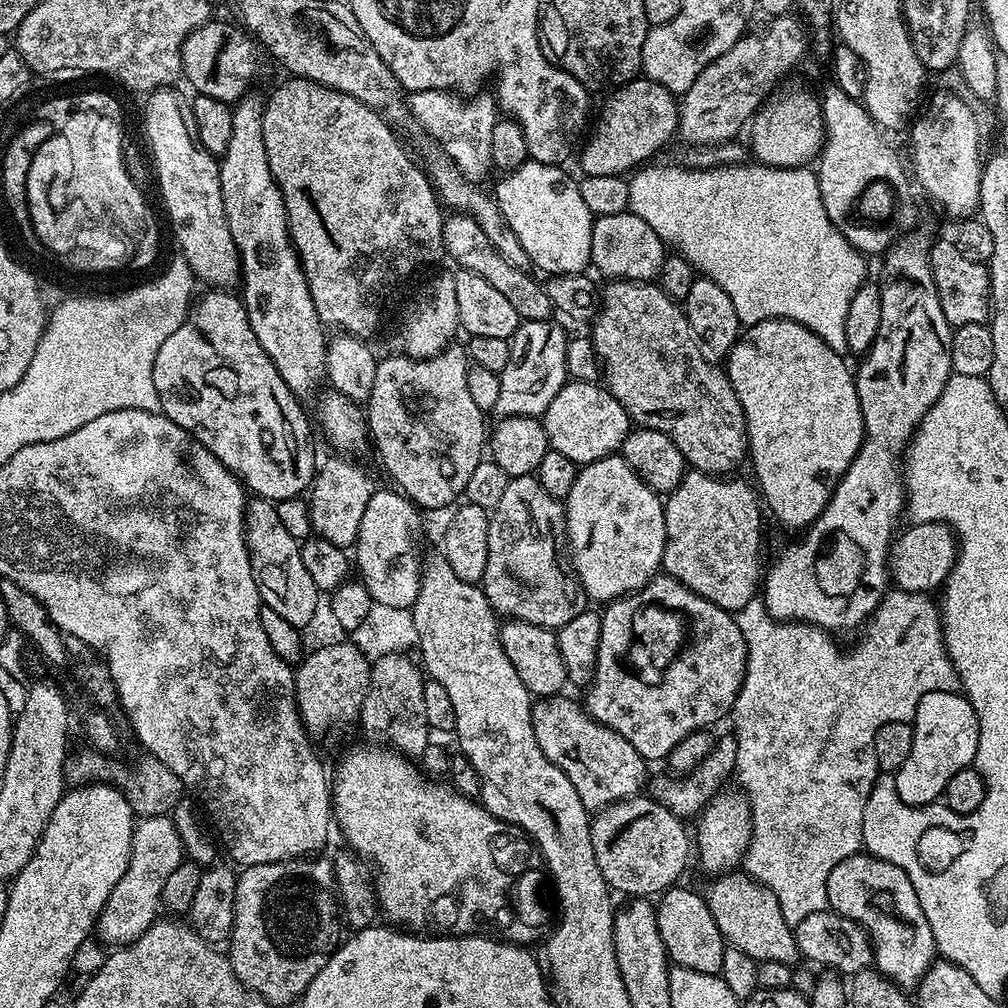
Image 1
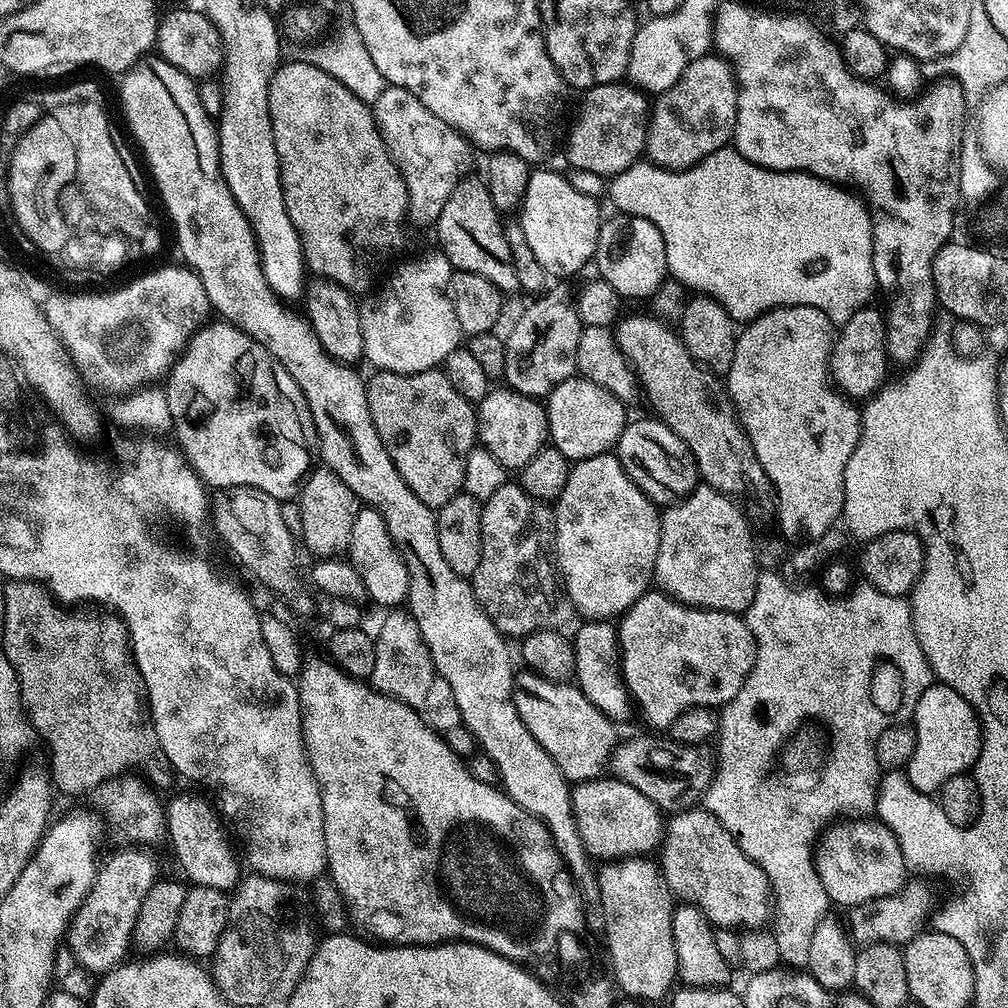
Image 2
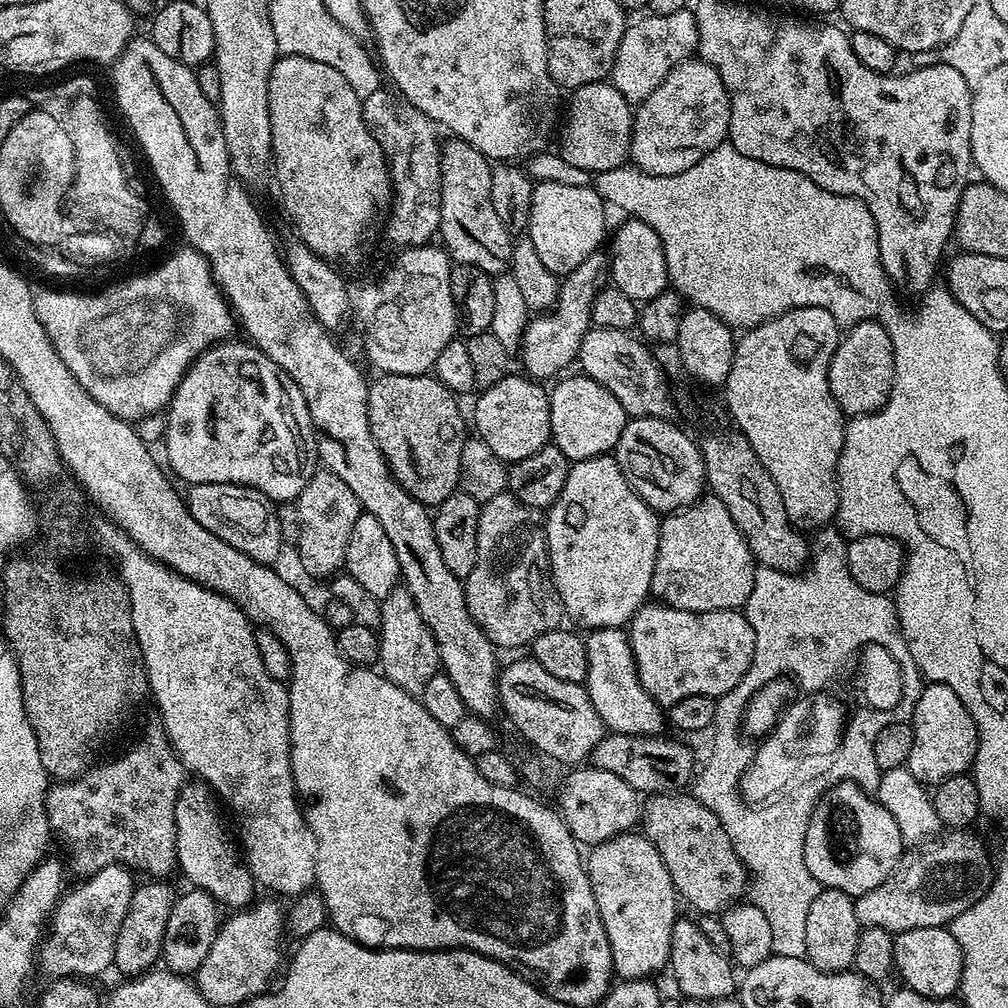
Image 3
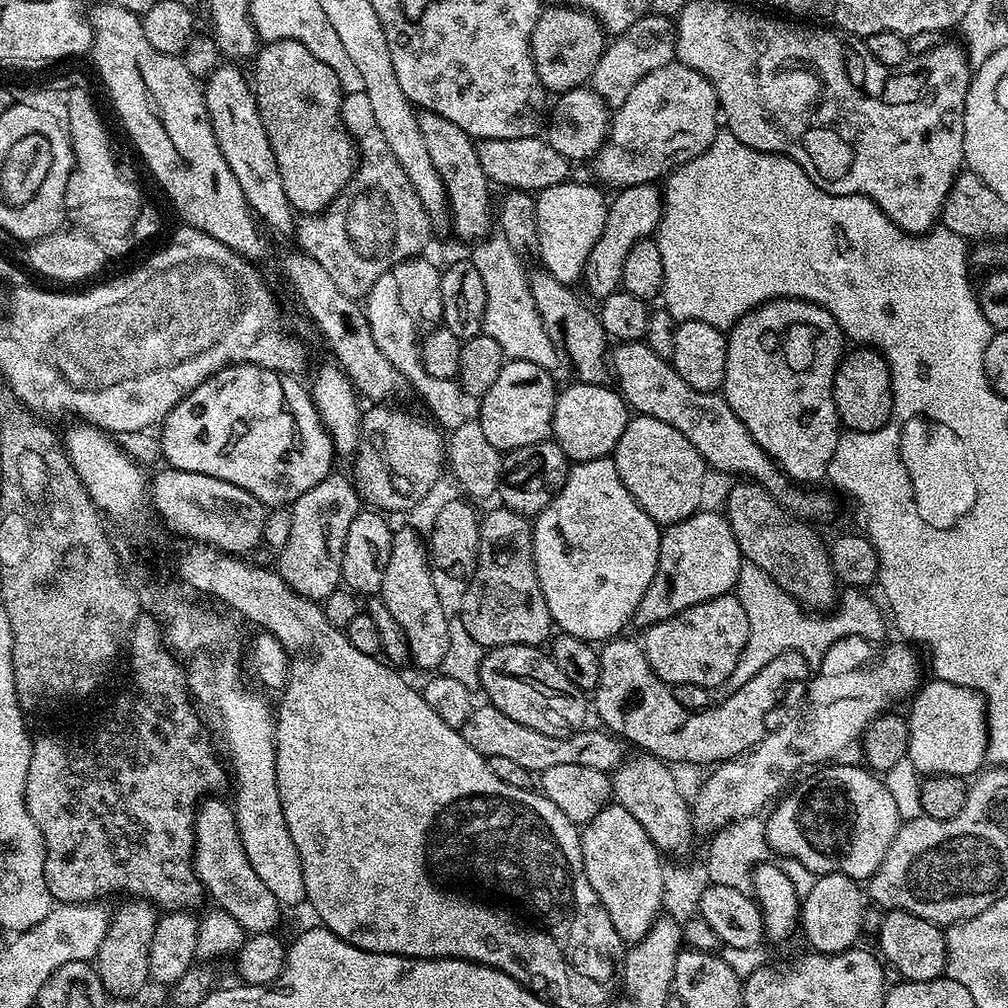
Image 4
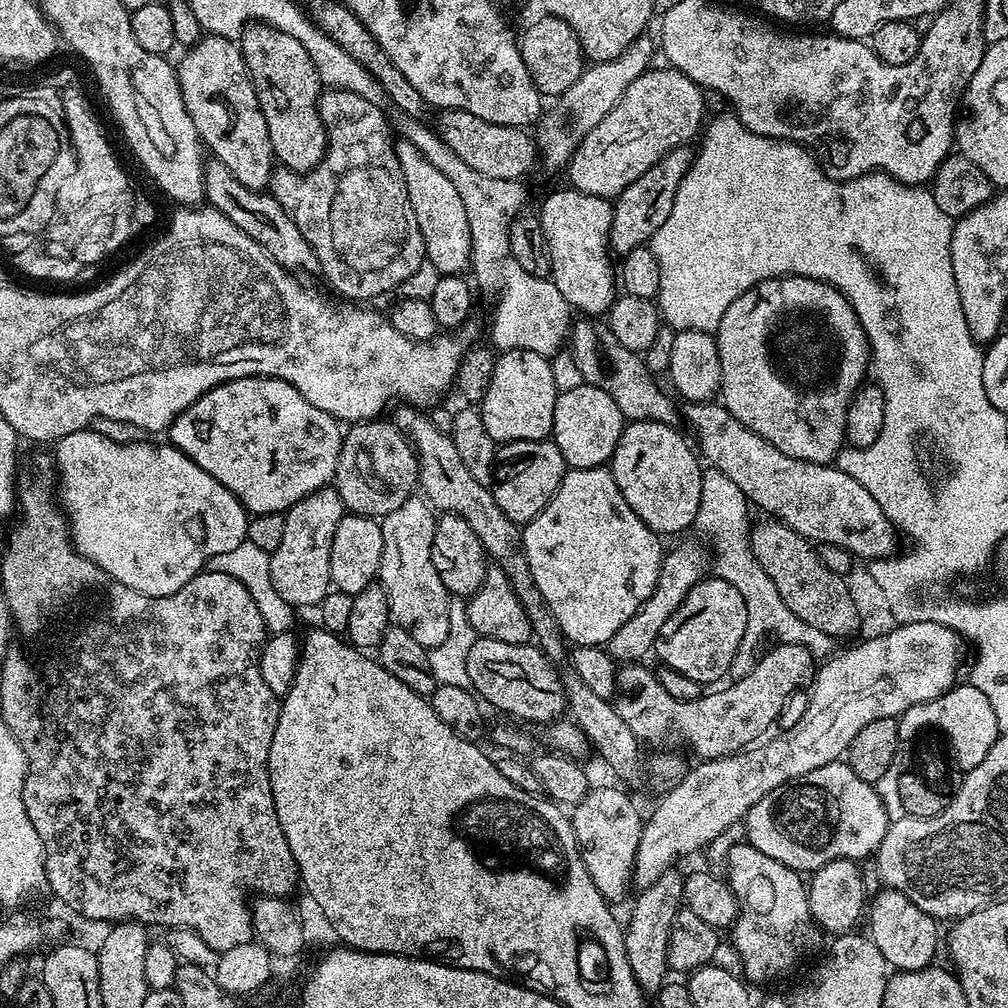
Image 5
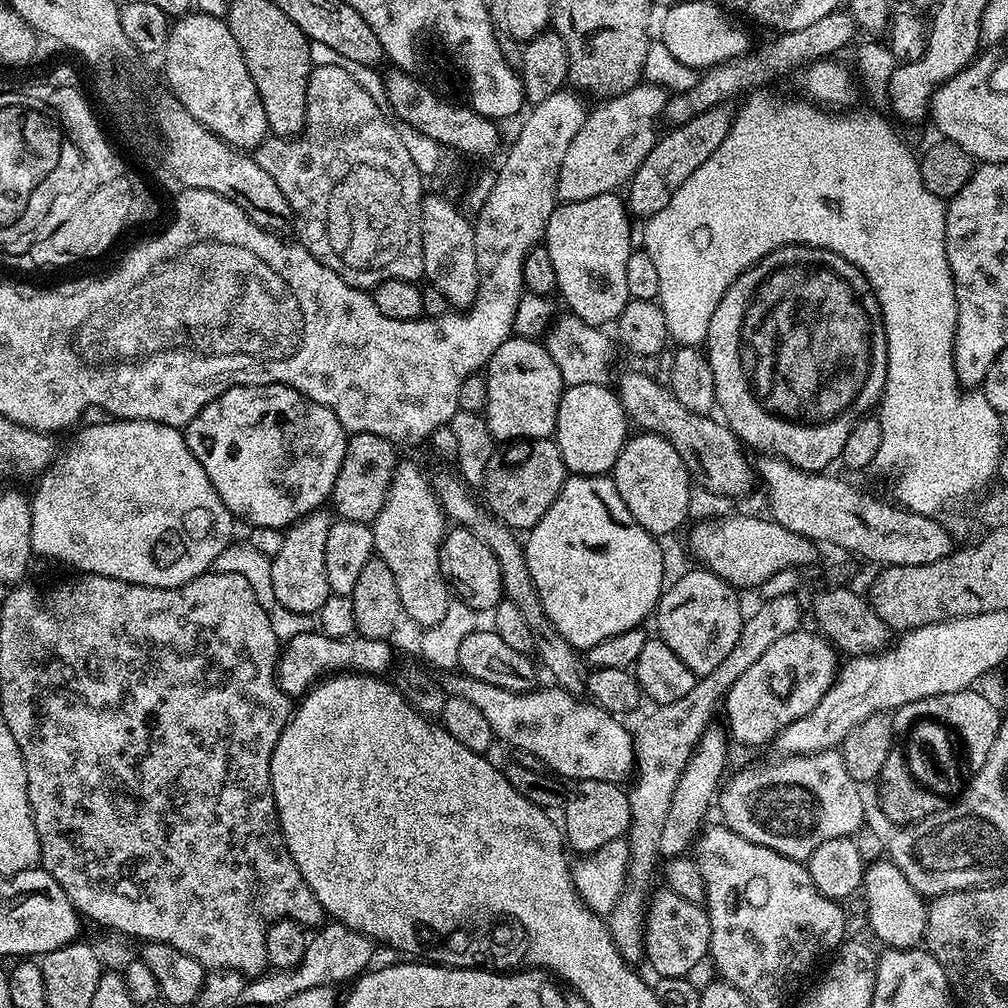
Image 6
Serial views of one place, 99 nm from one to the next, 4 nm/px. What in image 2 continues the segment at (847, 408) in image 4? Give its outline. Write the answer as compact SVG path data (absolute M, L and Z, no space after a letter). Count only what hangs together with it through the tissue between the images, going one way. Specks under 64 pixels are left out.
M873 306L859 308L850 314L850 322L839 325L832 341L832 357L828 360L831 379L835 387L849 398L871 397L881 391L888 372L890 357L884 342L886 316Z

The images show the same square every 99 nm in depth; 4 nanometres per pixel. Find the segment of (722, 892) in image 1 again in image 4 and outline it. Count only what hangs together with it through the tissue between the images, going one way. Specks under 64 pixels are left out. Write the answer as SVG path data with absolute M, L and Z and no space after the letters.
M647 754L636 755L640 756L633 760L625 759L611 773L610 783L615 803L625 807L638 820L661 853L673 852L680 856L688 848L688 828L692 824L689 801L684 801L684 796L676 785L676 776L672 773L675 771L665 761Z

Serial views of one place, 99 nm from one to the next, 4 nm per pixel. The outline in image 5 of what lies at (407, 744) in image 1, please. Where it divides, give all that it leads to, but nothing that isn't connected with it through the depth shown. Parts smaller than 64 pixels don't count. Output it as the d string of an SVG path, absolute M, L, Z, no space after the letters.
M420 498L402 502L398 510L380 520L382 562L378 583L388 599L388 615L426 649L442 645L450 625L450 593L434 570L432 557L436 522L433 509Z

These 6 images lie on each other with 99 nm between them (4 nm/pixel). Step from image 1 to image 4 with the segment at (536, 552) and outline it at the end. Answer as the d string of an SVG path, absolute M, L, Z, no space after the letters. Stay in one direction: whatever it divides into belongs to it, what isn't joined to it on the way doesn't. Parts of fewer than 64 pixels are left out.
M495 506L483 513L480 522L480 545L476 568L467 577L464 593L460 596L458 617L462 620L466 632L485 650L498 646L540 646L553 635L554 625L550 606L542 594L538 574L532 557L532 526L529 517L518 514L503 506Z

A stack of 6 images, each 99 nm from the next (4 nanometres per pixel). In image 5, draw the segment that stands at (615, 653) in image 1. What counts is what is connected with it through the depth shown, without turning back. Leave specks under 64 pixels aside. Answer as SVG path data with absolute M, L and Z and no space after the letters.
M701 578L690 594L686 594L678 610L666 618L666 626L662 626L658 634L654 652L660 655L659 663L663 667L678 670L678 674L686 674L686 678L694 678L694 682L702 686L712 686L727 677L730 662L734 662L734 654L745 634L746 602L742 602L742 594L738 594L730 582Z

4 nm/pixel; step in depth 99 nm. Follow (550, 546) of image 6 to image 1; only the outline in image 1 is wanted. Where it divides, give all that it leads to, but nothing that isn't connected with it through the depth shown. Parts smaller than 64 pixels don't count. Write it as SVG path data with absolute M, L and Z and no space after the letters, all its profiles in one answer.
M623 455L603 456L583 465L577 471L574 486L570 486L570 494L563 501L563 506L568 527L566 544L572 547L572 567L589 601L611 602L638 592L661 571L666 546L664 500L653 488L646 486L646 482L642 482L639 474L624 461Z

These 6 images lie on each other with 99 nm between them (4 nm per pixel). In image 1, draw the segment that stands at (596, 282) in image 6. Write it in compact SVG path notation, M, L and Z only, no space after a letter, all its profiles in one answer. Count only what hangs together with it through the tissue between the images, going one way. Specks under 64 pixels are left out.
M529 158L522 166L505 171L494 191L496 205L510 230L518 236L532 268L541 268L548 276L575 276L592 263L594 217L586 202L582 202L579 183L572 181L564 170Z

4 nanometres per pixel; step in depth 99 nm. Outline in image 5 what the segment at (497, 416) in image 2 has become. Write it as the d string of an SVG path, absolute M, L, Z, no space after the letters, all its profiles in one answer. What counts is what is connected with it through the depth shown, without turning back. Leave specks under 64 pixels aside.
M510 349L497 355L494 378L490 378L490 386L478 404L486 434L490 434L497 445L503 446L515 440L547 440L551 437L558 395L551 364L549 357L530 349Z

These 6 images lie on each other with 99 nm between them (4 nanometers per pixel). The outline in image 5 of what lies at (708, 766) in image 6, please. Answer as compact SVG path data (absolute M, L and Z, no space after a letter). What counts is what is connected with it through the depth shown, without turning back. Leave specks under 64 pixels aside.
M679 867L667 868L649 888L639 893L636 905L628 916L628 924L624 928L624 945L626 958L630 962L630 970L636 972L636 979L641 982L661 979L660 972L667 973L668 943L672 941L672 927L680 912L683 901L683 886L685 877Z

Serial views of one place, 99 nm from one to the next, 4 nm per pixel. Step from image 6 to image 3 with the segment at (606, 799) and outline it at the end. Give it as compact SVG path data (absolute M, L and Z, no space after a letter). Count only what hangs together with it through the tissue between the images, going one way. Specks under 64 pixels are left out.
M638 832L620 833L614 839L595 845L589 852L589 856L586 856L588 881L598 906L598 914L602 918L602 926L606 930L606 938L610 942L611 971L616 971L620 980L647 980L655 977L655 972L663 968L665 971L669 967L672 931L678 919L678 895L662 854L658 854L647 836Z

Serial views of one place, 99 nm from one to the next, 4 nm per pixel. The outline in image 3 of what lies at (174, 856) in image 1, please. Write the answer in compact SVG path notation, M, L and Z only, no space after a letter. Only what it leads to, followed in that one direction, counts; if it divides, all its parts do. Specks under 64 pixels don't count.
M122 864L100 868L76 889L65 891L50 917L46 935L38 949L38 968L48 978L92 978L113 967L114 942L122 930L122 918L130 910L130 900L137 886L133 869Z

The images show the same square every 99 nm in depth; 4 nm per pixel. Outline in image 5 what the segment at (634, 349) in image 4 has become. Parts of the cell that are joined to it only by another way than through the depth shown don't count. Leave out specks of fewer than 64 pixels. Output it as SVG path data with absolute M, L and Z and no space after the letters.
M688 402L683 405L682 416L692 427L694 440L696 435L699 455L730 478L745 494L749 505L757 504L764 514L781 520L813 545L842 546L854 558L861 556L864 562L883 560L897 551L896 525L886 518L882 506L874 502L870 490L854 482L850 474L832 464L815 464L782 454L778 446L738 422L723 403Z

